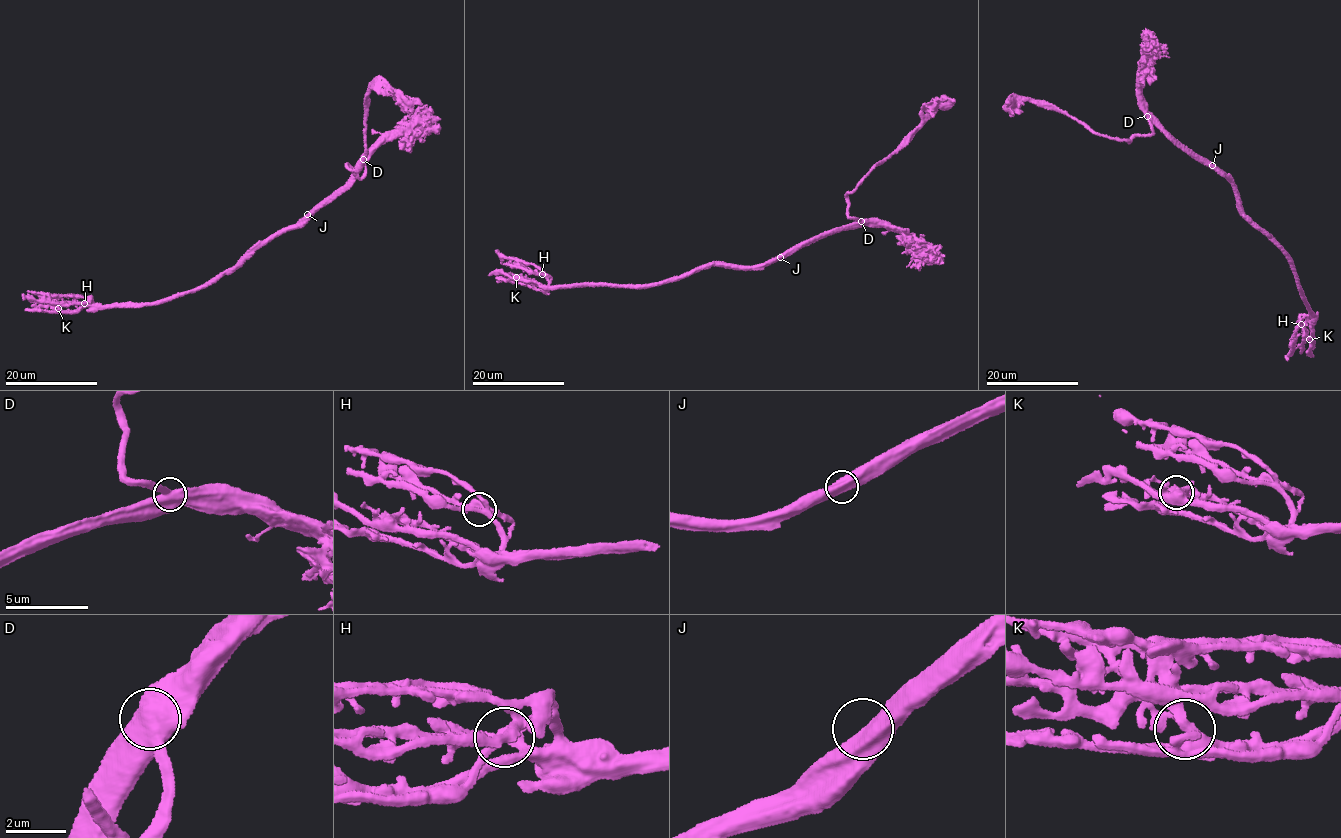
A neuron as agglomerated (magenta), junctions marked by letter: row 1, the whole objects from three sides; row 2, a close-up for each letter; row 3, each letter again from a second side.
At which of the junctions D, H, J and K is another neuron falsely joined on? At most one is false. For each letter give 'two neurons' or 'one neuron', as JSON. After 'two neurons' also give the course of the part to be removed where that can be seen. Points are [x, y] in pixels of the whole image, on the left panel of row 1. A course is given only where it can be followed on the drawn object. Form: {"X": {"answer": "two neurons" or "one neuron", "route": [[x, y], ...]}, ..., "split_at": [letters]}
{"D": {"answer": "one neuron"}, "H": {"answer": "one neuron"}, "J": {"answer": "one neuron"}, "K": {"answer": "one neuron"}, "split_at": []}

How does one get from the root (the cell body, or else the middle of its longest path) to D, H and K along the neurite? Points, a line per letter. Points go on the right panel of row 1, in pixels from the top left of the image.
D: (1215, 169), (1186, 150), (1147, 116)
H: (1215, 169), (1234, 187), (1245, 214), (1290, 260), (1298, 288), (1313, 315), (1304, 316), (1301, 324)
K: (1215, 169), (1234, 187), (1245, 214), (1290, 260), (1298, 288), (1315, 319), (1311, 324), (1314, 334), (1309, 339)

